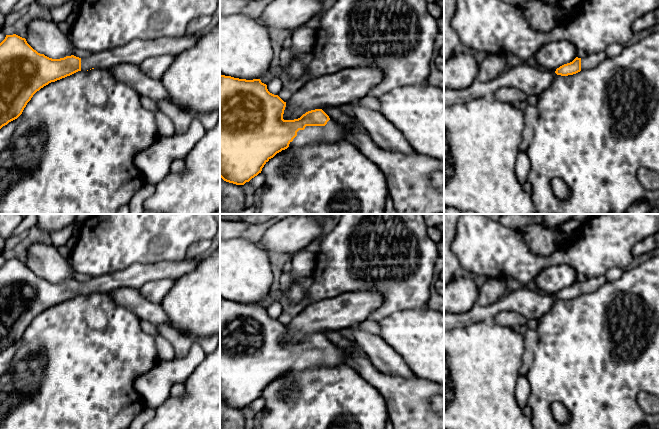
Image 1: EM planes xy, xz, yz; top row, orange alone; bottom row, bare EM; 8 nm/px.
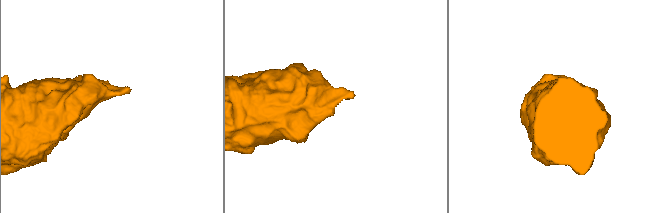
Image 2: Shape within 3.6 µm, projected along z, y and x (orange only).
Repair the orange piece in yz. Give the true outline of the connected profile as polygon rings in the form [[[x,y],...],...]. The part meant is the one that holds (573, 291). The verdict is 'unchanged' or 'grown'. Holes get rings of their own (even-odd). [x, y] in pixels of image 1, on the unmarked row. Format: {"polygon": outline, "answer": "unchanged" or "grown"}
{"polygon": [[[605,275],[587,278],[584,282],[576,281],[572,286],[556,293],[555,297],[561,300],[576,298],[583,294],[590,294],[598,290],[607,282]]], "answer": "grown"}

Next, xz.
{"polygon": [[[220,299],[220,401],[224,405],[244,409],[261,397],[271,382],[288,371],[342,364],[357,371],[357,357],[368,358],[356,343],[352,351],[342,350],[322,333],[308,335],[298,343],[284,344],[285,331],[286,326],[270,317],[260,303],[246,304]]], "answer": "grown"}

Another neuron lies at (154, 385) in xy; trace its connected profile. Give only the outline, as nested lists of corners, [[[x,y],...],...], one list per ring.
[[[193,342],[189,353],[172,361],[159,360],[135,380],[135,388],[149,408],[156,409],[170,397],[173,384],[184,383],[206,354],[201,346]]]

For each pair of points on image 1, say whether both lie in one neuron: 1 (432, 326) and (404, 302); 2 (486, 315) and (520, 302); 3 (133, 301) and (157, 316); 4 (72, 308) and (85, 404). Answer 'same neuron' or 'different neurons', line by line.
1: different neurons
2: same neuron
3: same neuron
4: same neuron

